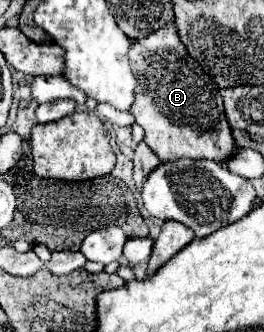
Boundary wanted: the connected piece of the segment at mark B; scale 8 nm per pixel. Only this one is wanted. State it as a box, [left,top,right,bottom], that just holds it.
[129,20,237,162]

